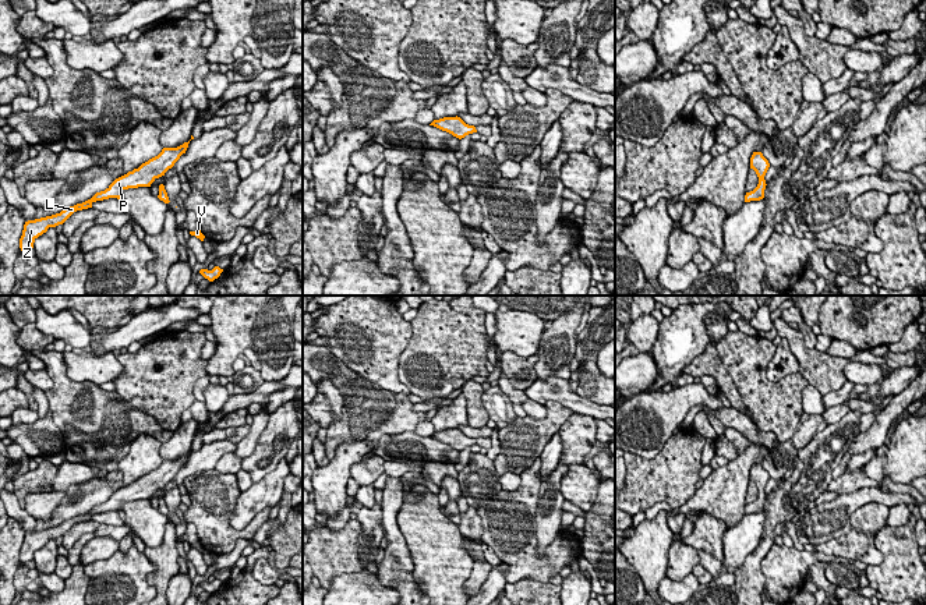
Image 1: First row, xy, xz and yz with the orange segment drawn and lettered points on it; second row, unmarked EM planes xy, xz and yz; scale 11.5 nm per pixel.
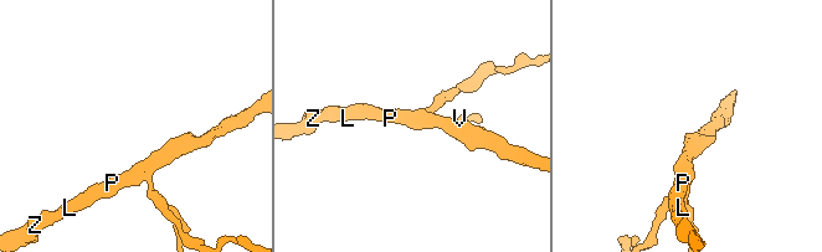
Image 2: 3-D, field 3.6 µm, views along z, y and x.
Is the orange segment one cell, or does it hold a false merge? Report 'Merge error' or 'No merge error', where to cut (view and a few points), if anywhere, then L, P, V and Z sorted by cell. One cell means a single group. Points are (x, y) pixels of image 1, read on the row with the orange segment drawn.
No merge error. No split. Groups: L P V Z

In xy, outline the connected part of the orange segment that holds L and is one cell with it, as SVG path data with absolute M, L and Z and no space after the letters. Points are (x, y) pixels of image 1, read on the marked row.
M190 141L177 148L163 148L158 156L142 163L138 169L116 178L105 191L96 192L91 199L82 204L66 208L60 213L52 216L25 222L22 236L20 238L21 251L33 248L35 240L46 233L49 227L63 224L74 212L92 208L92 204L96 201L109 198L120 199L123 190L151 187L156 178L165 176L165 173L174 166L180 156L185 153L188 144Z

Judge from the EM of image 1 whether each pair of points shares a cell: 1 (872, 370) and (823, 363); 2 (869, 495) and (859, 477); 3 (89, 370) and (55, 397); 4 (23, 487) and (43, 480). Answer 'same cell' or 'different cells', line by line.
1: different cells
2: different cells
3: different cells
4: same cell

